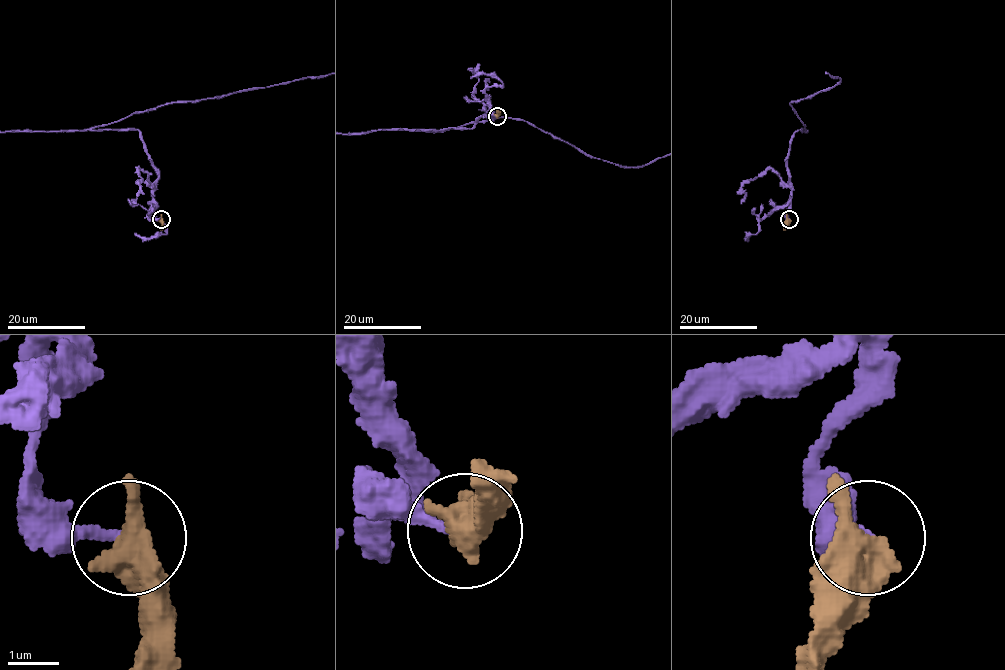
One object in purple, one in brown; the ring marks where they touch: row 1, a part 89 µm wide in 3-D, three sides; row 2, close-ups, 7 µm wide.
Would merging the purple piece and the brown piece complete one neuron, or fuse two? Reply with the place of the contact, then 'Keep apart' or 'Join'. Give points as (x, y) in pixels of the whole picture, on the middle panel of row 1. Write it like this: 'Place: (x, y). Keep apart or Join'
Place: (497, 116). Keep apart

